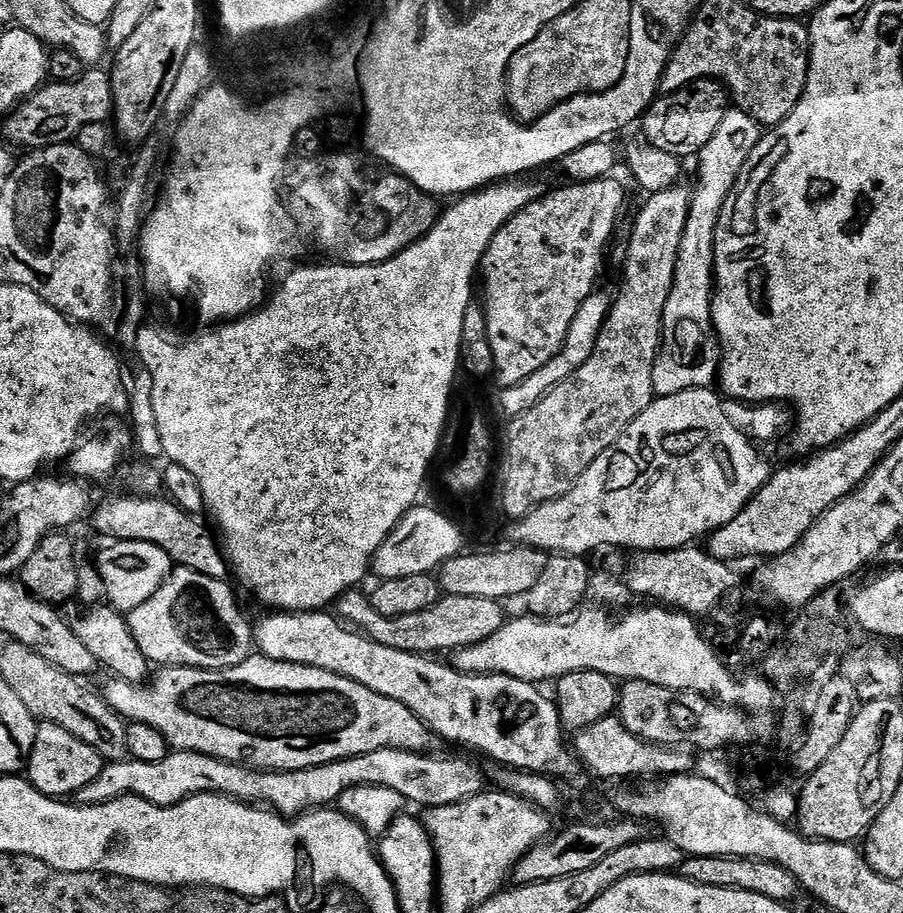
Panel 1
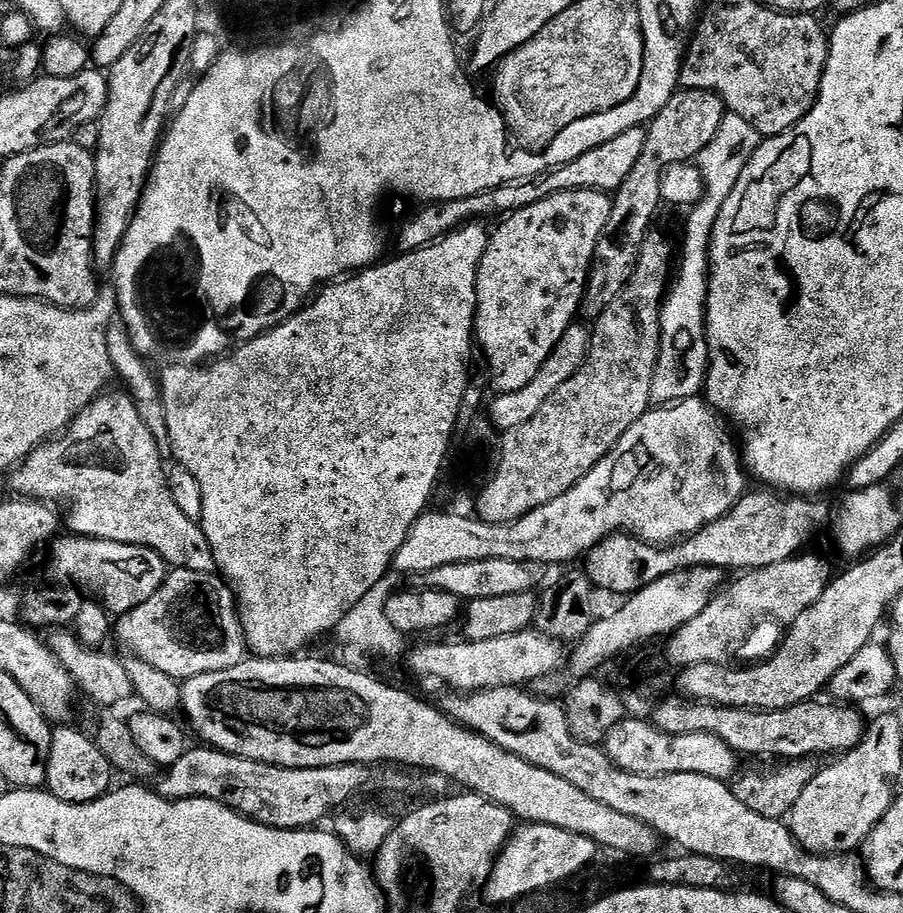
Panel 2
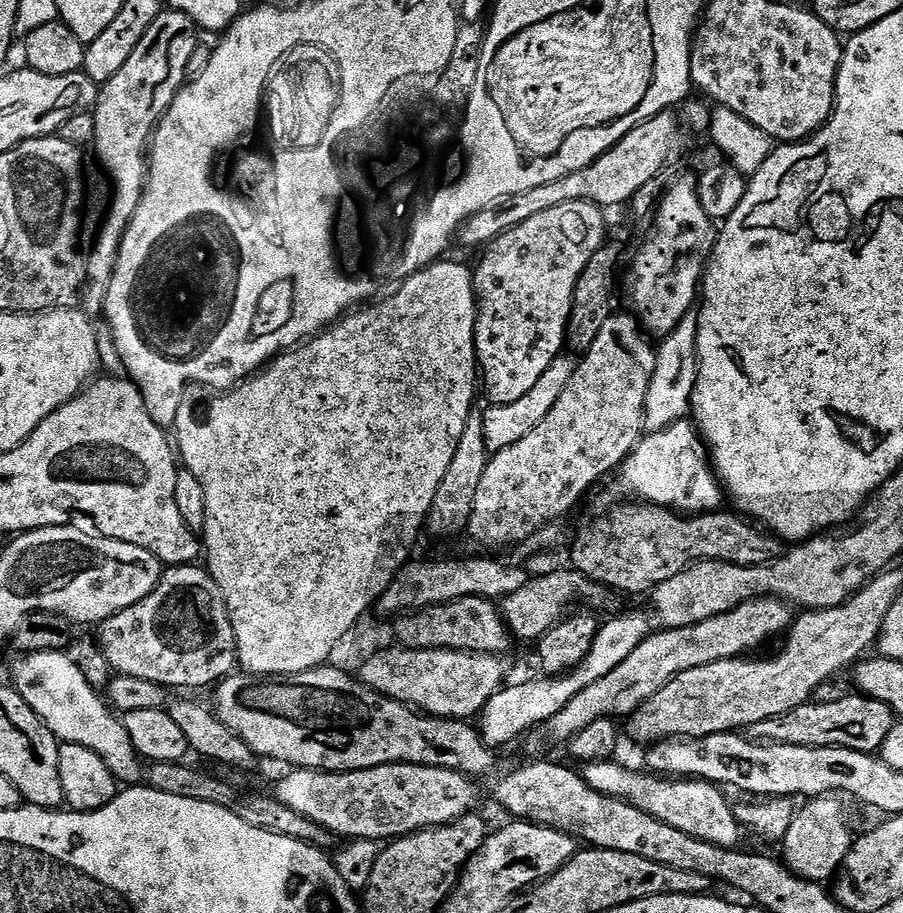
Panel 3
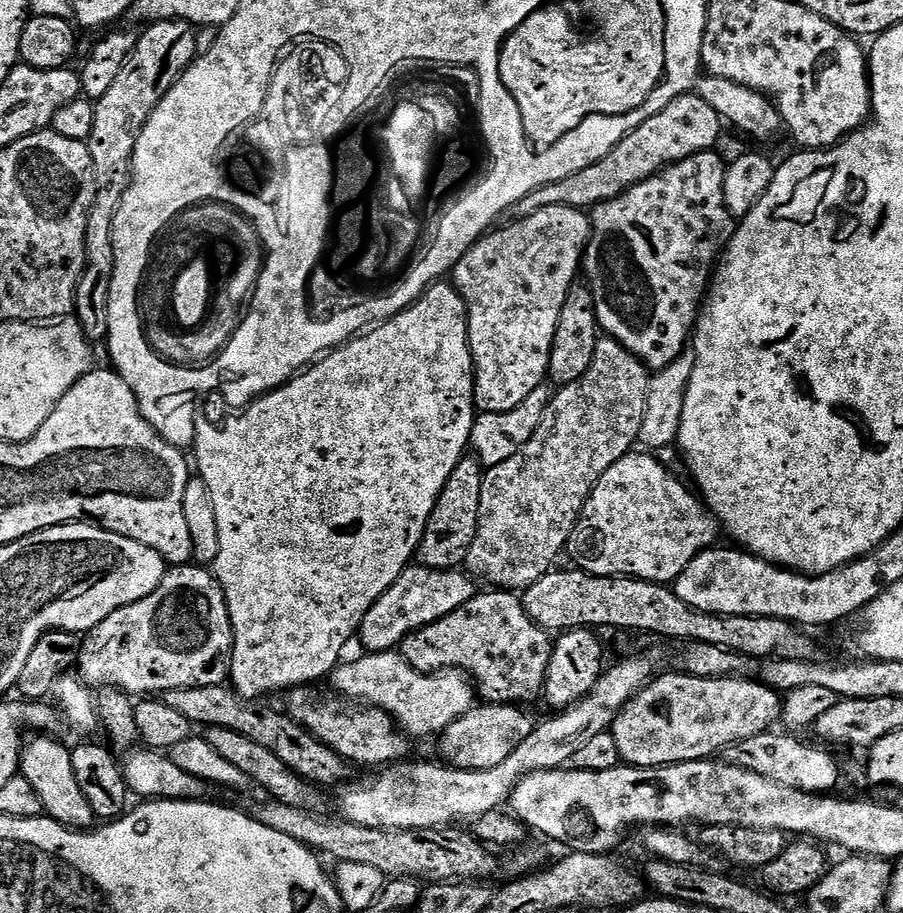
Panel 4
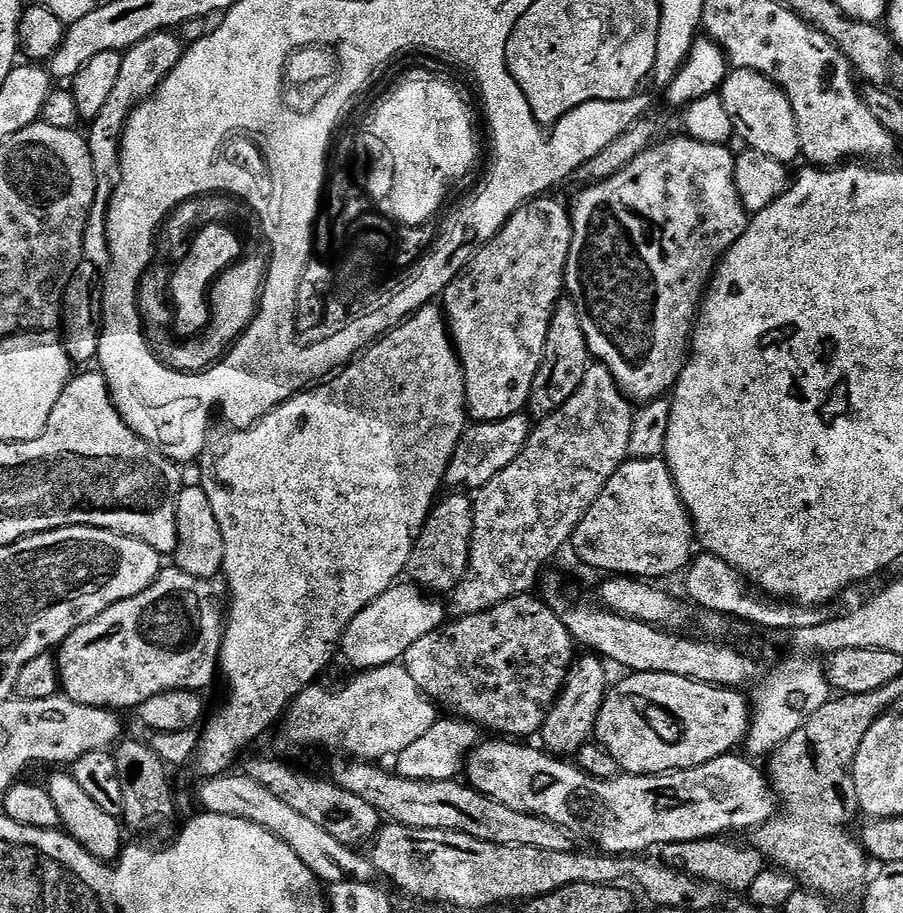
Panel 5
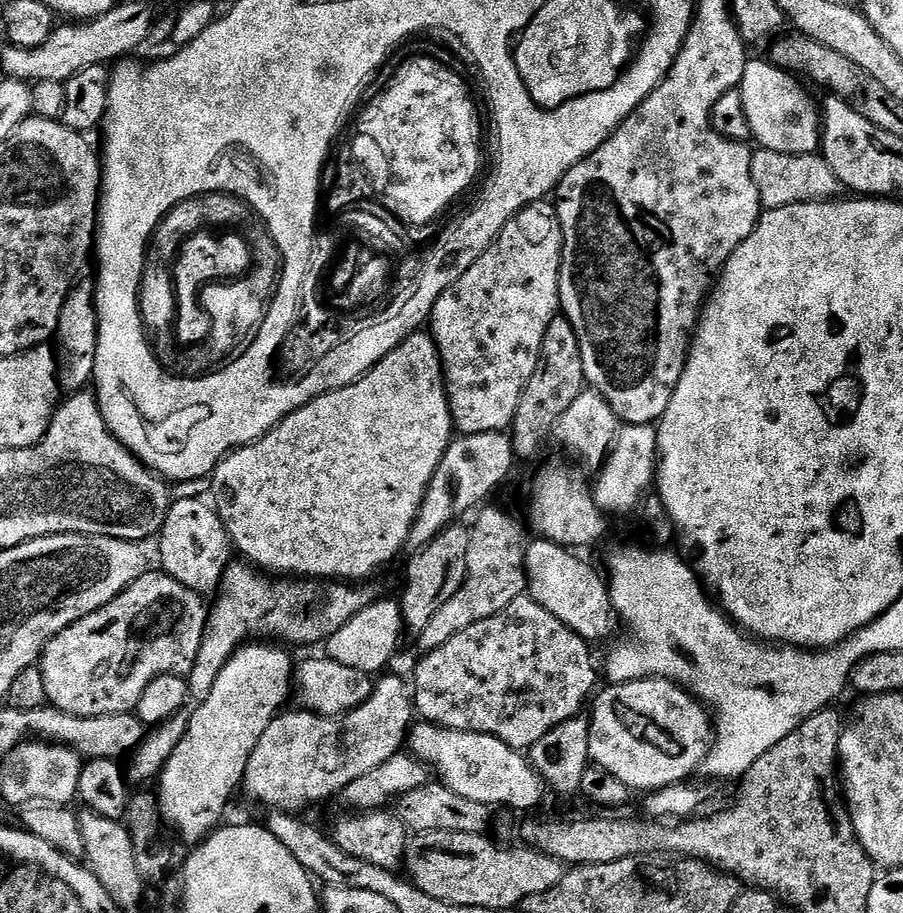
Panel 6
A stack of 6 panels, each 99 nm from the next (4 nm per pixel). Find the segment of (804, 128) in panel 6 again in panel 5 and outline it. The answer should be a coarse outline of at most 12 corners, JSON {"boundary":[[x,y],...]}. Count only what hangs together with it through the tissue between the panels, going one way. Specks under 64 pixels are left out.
{"boundary":[[733,69],[720,95],[737,137],[784,165],[801,157],[792,103]]}

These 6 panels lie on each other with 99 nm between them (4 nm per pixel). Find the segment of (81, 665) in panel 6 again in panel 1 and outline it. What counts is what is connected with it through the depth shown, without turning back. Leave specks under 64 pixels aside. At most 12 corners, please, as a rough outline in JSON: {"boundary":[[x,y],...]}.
{"boundary":[[177,567],[130,634],[156,666],[233,668],[254,628],[233,585]]}

